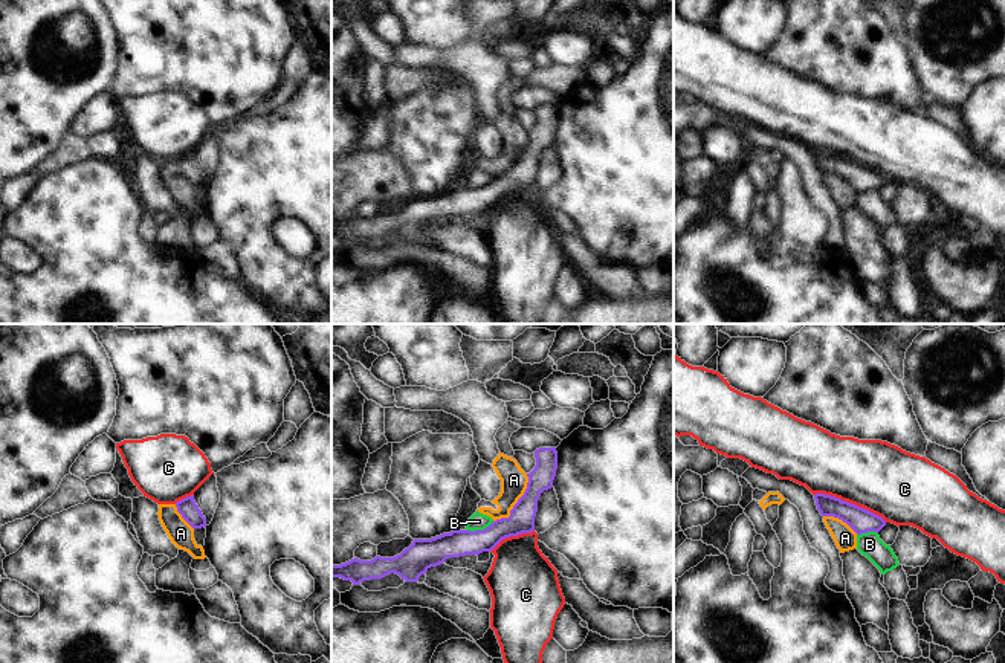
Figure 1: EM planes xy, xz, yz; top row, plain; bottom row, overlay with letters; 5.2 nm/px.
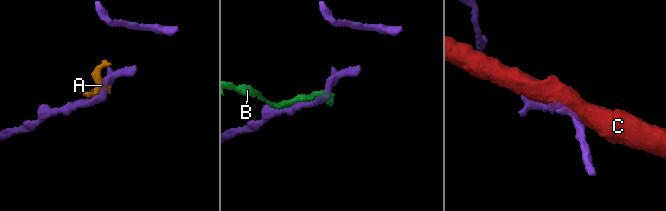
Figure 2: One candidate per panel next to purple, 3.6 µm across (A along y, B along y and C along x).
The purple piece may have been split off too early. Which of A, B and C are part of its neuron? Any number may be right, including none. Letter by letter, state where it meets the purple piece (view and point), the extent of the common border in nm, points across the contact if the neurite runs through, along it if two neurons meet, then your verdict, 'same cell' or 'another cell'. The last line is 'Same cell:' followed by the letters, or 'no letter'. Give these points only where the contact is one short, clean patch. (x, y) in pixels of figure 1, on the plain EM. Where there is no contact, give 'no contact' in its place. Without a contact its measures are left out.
A: meets purple in xz at (517, 161); contact 320 nm long; border along xz (527, 132), (527, 145), (510, 171), (494, 179); another cell
B: meets purple in xz at (480, 188); contact 160 nm long; another cell
C: meets purple in yz at (849, 161); contact 420 nm long; another cell
Same cell: no letter

